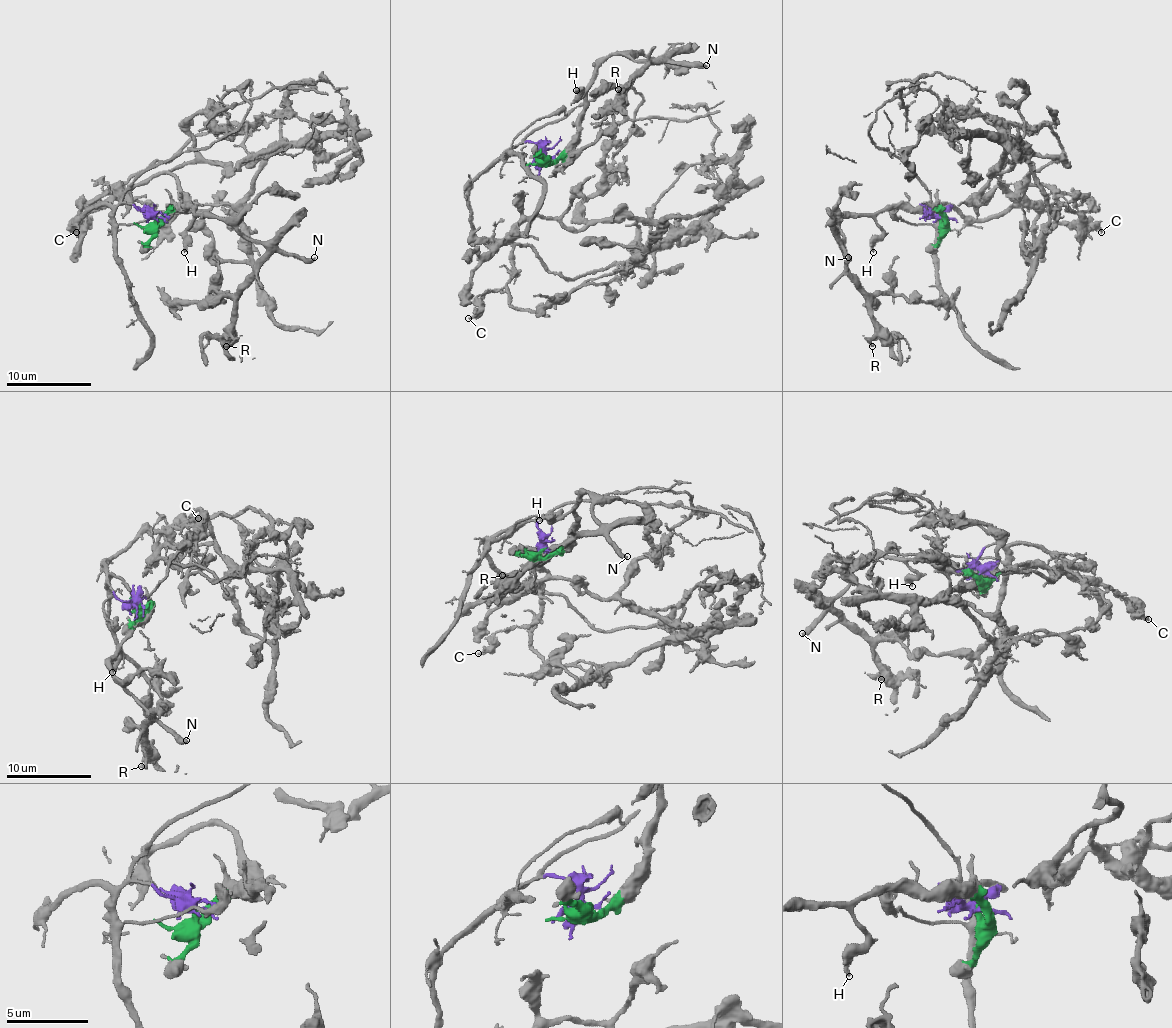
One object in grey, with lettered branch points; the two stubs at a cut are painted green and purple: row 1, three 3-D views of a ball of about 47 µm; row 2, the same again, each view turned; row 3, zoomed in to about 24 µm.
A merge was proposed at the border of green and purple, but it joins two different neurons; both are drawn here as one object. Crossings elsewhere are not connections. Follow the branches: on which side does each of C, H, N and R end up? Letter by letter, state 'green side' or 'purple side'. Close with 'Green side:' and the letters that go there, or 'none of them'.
C: purple side
H: green side
N: green side
R: green side
Green side: H, N, R

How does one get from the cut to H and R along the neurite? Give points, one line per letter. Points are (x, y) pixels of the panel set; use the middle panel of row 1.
H: (547, 156), (551, 162), (577, 132), (585, 92), (579, 98), (577, 90)
R: (547, 156), (551, 162), (577, 132), (594, 70), (611, 55), (658, 62), (624, 92), (617, 90)

